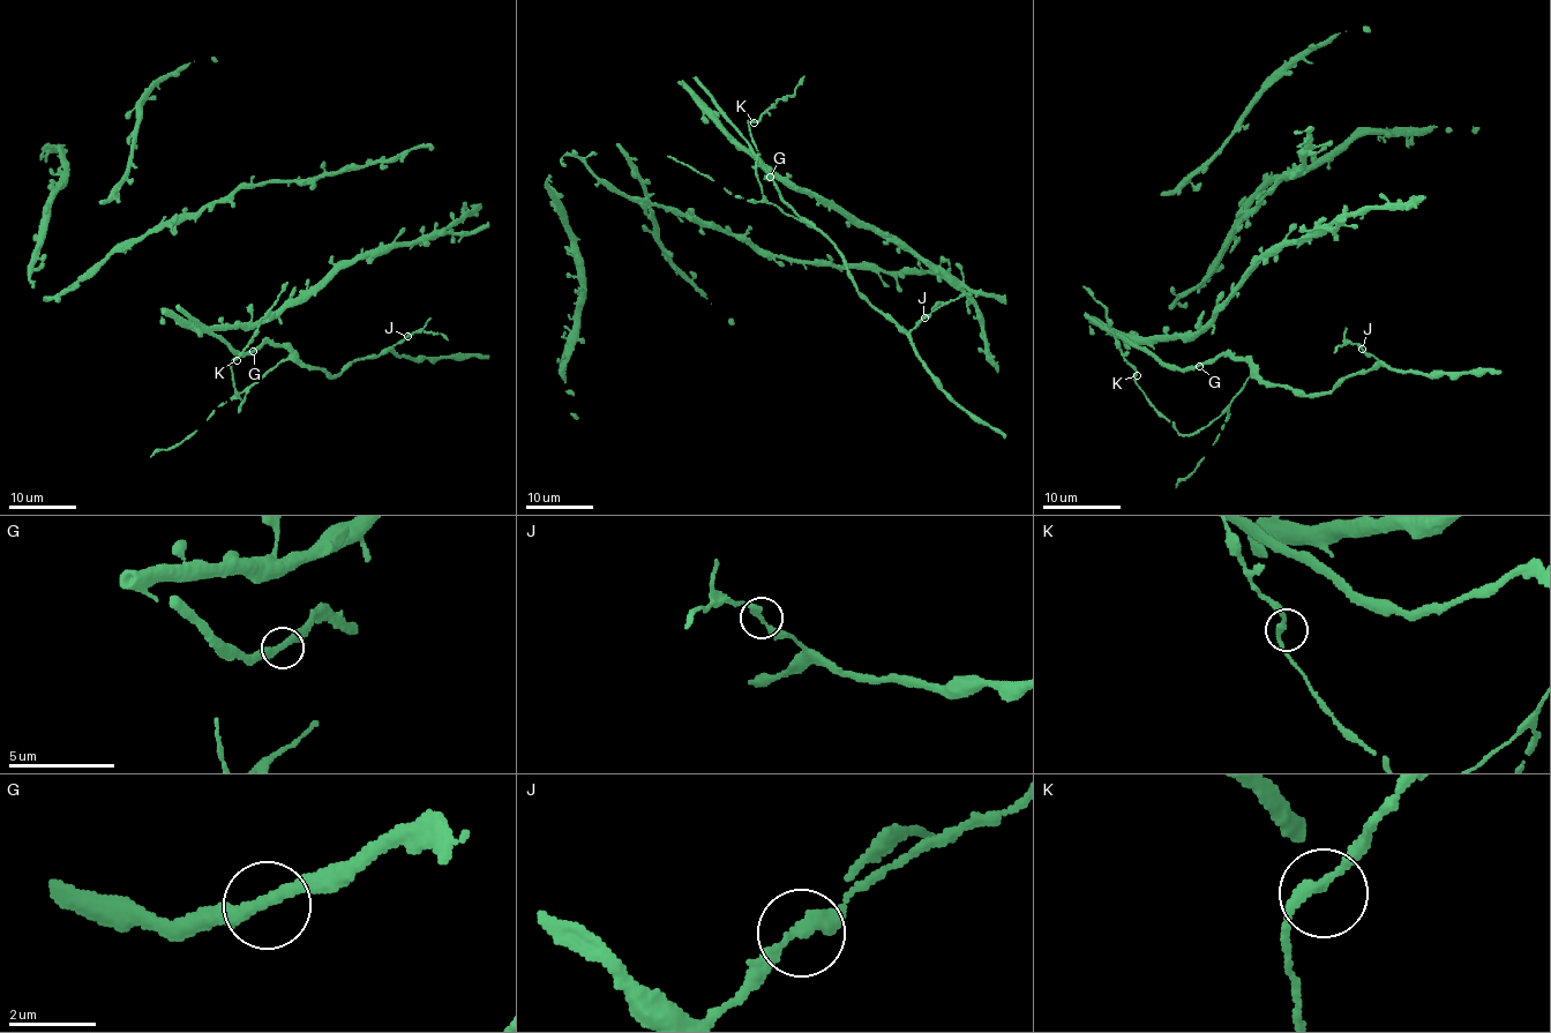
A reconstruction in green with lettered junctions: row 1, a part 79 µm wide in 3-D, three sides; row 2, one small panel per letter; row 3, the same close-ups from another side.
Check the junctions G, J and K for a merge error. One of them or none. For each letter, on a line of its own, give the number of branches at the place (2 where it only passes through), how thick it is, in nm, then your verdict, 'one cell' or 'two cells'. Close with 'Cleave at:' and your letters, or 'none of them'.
G: 2 | 280 nm | one cell
J: 2 | 260 nm | two cells
K: 2 | 260 nm | one cell
Cleave at: J

